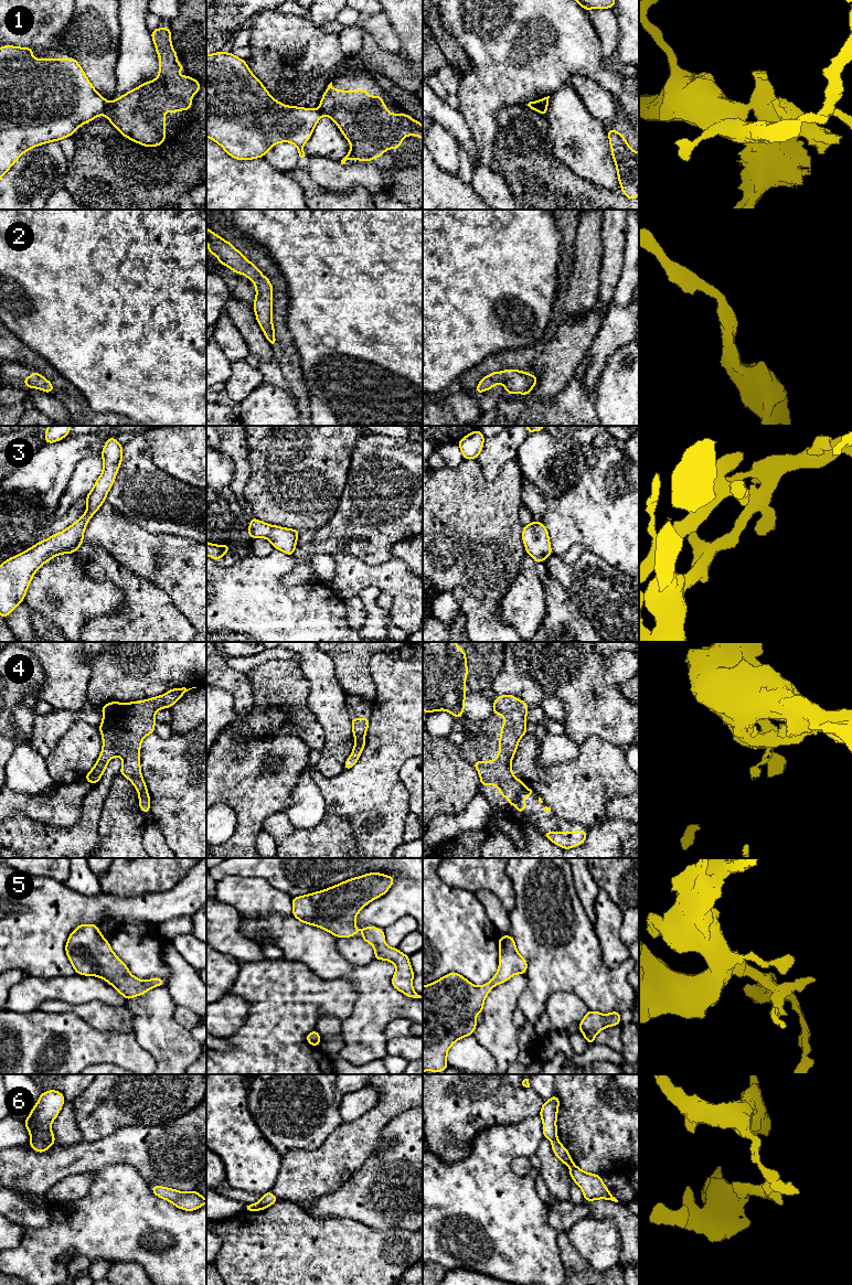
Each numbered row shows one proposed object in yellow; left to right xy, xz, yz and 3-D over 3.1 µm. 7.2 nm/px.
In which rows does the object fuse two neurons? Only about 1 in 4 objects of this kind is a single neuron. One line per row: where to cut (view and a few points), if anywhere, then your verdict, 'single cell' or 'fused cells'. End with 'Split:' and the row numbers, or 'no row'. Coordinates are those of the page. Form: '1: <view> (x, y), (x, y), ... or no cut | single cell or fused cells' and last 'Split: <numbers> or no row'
1: xy (107, 102), (103, 114) | fused cells
2: no cut | single cell
3: no cut | single cell
4: yz (526, 788), (514, 803) | fused cells
5: no cut | single cell
6: xy (31, 1136), (50, 1145) | fused cells
Split: 1, 4, 6

